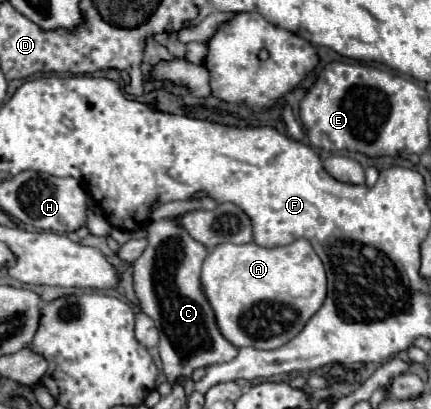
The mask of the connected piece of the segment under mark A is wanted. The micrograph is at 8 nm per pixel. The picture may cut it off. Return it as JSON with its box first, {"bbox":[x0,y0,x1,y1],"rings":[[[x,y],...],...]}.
{"bbox":[201,238,327,350],"rings":[[[301,238],[289,246],[281,248],[263,248],[255,242],[251,244],[219,244],[209,250],[203,270],[201,270],[201,284],[203,290],[215,310],[215,318],[223,336],[235,344],[237,348],[253,346],[259,350],[271,350],[287,344],[287,340],[295,338],[307,320],[321,308],[327,296],[327,274],[325,266],[315,254],[309,240]]]}

